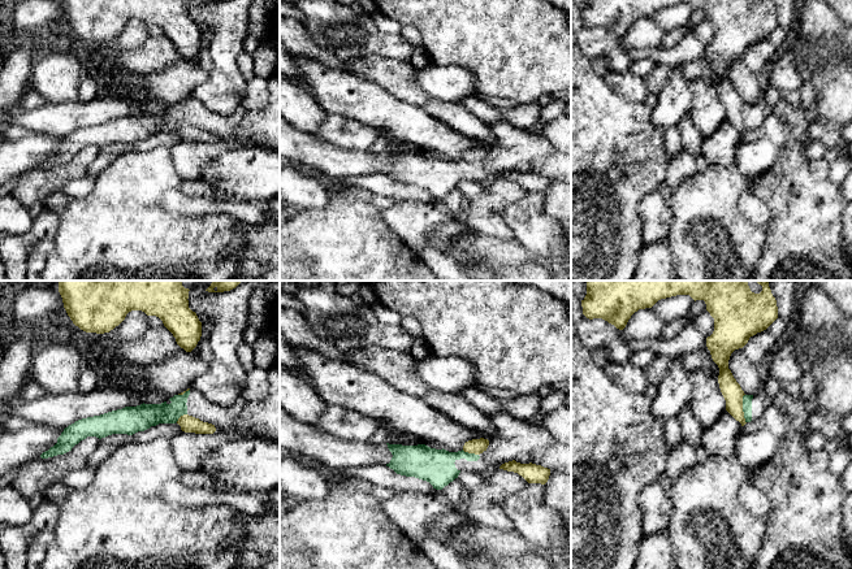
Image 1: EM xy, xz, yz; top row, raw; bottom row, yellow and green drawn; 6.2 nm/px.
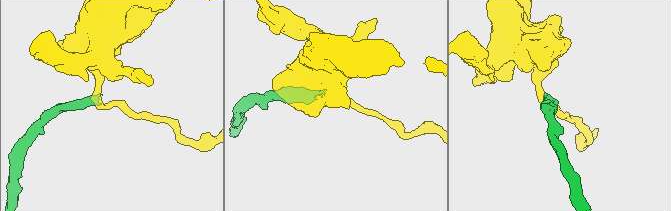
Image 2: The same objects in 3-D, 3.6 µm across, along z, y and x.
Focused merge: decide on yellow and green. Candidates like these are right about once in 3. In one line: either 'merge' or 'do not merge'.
do not merge

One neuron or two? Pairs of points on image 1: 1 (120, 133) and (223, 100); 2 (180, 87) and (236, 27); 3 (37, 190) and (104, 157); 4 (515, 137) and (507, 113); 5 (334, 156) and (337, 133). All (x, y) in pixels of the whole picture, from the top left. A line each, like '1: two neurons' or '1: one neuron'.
1: two neurons
2: two neurons
3: two neurons
4: two neurons
5: two neurons

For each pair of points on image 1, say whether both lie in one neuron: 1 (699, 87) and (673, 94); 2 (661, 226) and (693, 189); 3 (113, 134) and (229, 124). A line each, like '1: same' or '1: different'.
1: different
2: different
3: same

